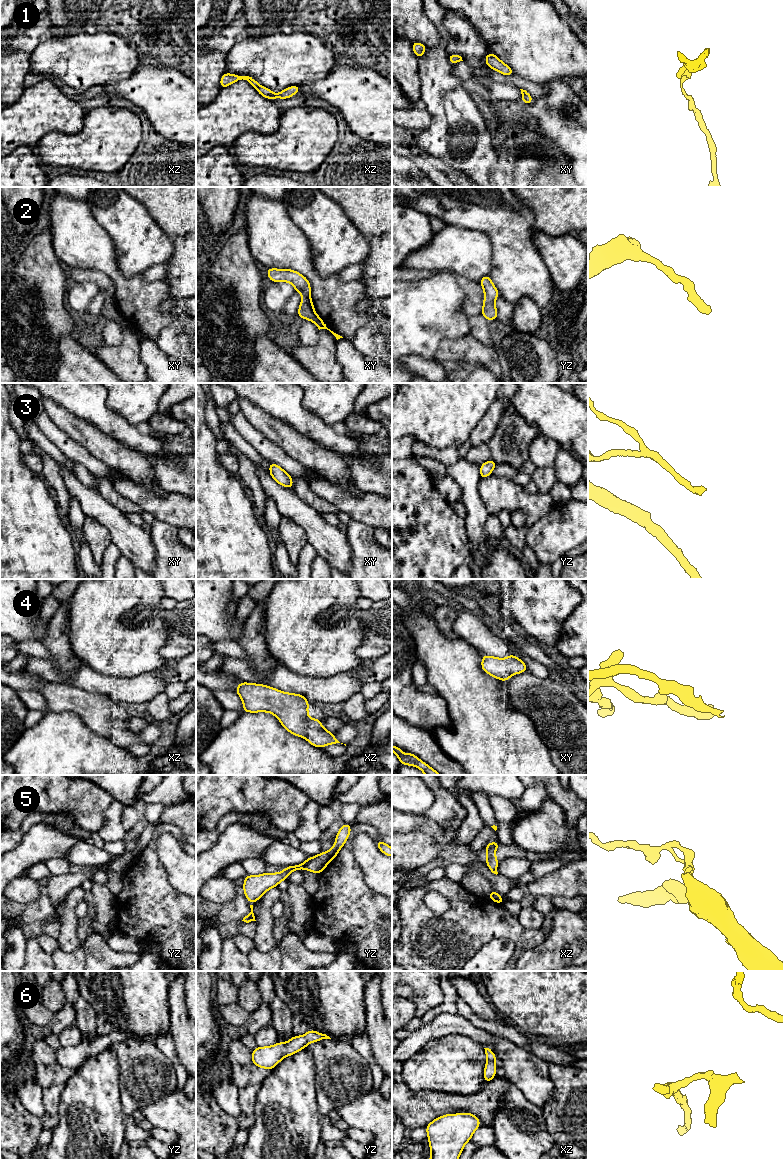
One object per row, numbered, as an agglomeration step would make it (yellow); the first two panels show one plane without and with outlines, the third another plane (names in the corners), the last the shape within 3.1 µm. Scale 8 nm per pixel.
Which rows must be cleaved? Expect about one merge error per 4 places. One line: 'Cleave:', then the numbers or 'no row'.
Cleave: no row

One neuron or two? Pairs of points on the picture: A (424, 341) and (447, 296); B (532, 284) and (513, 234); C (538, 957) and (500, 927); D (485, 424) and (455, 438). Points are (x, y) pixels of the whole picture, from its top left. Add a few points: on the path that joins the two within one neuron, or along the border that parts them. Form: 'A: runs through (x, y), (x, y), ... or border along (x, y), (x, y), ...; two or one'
A: runs through (424, 330), (427, 326), (427, 316), (436, 307); one
B: runs through (523, 272), (515, 263), (513, 246); one
C: border along (546, 936), (541, 943), (526, 950), (516, 960); two
D: border along (487, 411), (468, 439); two

